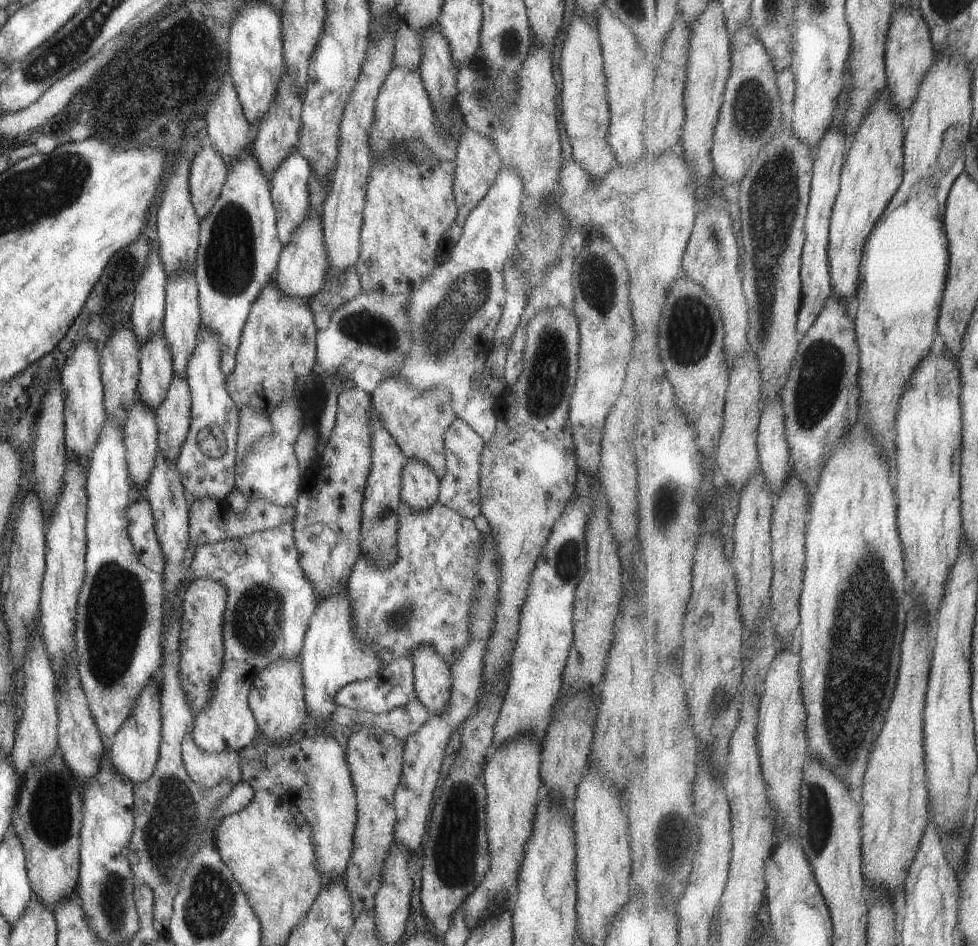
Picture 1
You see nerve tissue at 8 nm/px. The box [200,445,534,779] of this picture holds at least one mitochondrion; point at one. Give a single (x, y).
(258, 617)

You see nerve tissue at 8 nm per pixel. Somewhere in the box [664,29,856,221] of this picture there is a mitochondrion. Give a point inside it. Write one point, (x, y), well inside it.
(753, 105)

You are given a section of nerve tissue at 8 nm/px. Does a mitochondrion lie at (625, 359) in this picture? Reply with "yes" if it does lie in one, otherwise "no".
no

